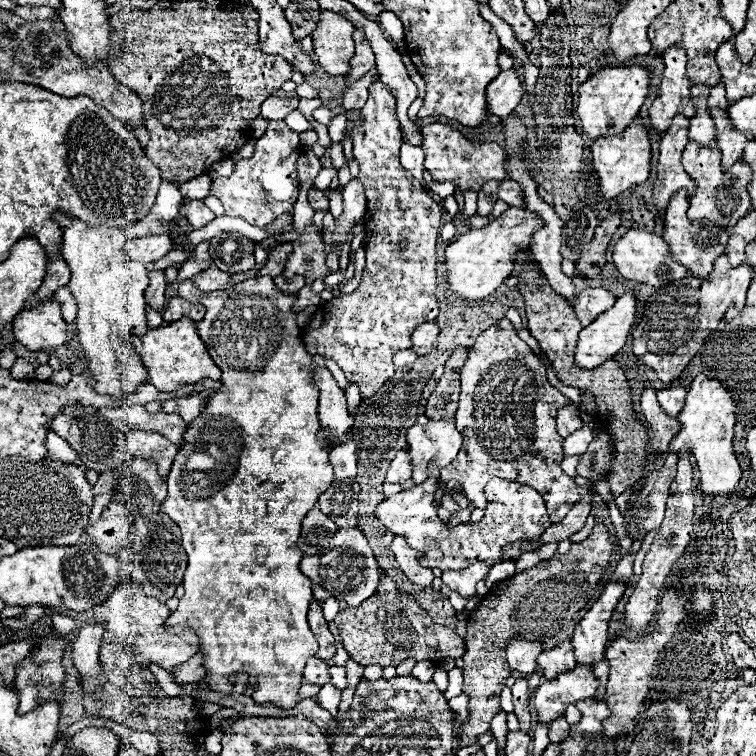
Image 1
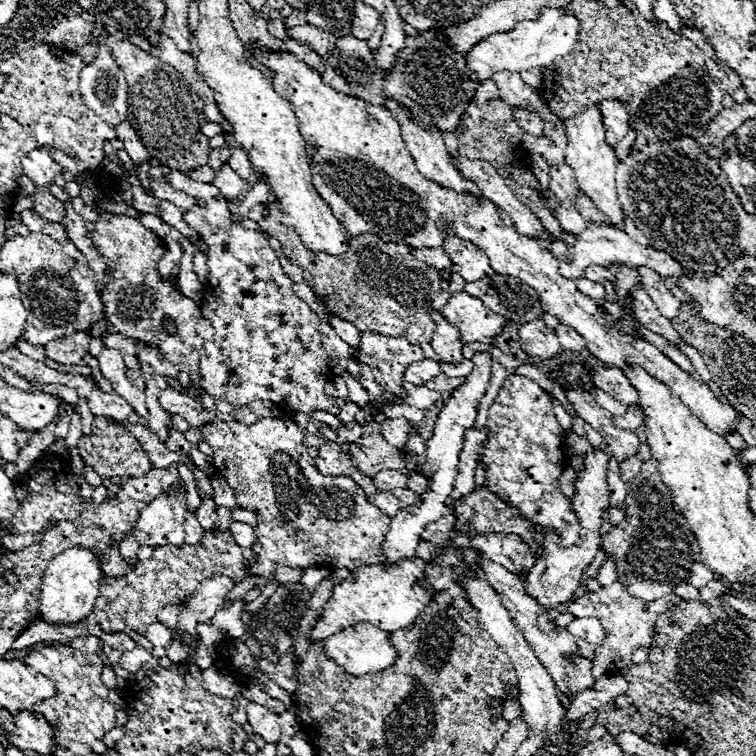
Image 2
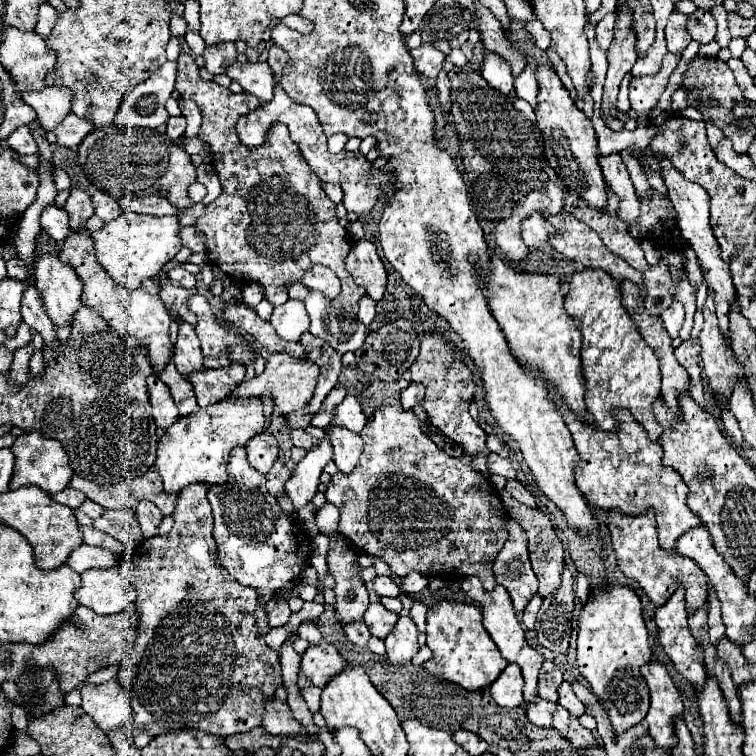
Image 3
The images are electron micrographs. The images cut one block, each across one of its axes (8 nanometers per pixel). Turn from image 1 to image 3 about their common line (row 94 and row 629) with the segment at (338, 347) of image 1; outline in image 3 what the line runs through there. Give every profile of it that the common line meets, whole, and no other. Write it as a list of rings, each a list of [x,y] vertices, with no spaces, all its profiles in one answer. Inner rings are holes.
[[[380,602],[370,604],[368,610],[364,612],[364,622],[366,622],[370,634],[376,638],[382,638],[382,640],[394,630],[396,620],[398,620],[398,614],[388,612]]]

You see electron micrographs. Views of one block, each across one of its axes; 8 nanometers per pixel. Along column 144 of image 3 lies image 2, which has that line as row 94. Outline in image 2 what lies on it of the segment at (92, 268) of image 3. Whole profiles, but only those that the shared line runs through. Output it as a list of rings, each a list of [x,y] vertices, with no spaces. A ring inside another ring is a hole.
[[[252,52],[262,64],[274,68],[274,90],[292,104],[300,134],[308,142],[306,148],[316,150],[306,152],[314,174],[314,186],[352,236],[358,236],[360,232],[374,232],[388,242],[410,244],[412,248],[438,248],[444,244],[446,226],[452,226],[456,236],[470,240],[486,252],[490,266],[498,274],[522,278],[530,284],[540,294],[544,310],[556,316],[560,324],[574,328],[586,340],[588,352],[600,362],[616,366],[618,370],[626,370],[630,366],[644,368],[650,376],[670,386],[670,390],[678,394],[680,400],[684,400],[684,404],[712,432],[720,436],[736,432],[740,414],[734,406],[720,402],[706,382],[690,378],[688,372],[684,372],[644,338],[630,336],[606,322],[596,300],[582,294],[576,288],[576,280],[568,280],[558,274],[558,260],[548,250],[542,250],[534,238],[520,236],[512,228],[504,226],[496,204],[488,198],[478,202],[470,192],[458,194],[452,188],[444,188],[424,178],[406,150],[398,122],[384,106],[336,92],[332,86],[322,82],[316,70],[296,60],[292,54]]]

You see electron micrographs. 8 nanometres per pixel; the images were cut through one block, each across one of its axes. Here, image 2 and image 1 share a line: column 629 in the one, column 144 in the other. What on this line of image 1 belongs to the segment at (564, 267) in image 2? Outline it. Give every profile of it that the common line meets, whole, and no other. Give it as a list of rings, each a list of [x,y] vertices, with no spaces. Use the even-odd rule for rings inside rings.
[[[156,234],[156,236],[126,240],[124,248],[132,260],[138,260],[142,264],[152,264],[164,258],[172,250],[172,240],[166,234]]]

